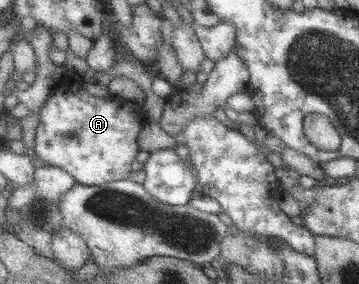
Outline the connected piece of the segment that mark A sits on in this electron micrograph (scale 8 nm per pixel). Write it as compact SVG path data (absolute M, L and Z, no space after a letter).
M66 79L63 82L43 107L35 145L39 159L66 169L83 185L100 186L135 178L134 164L143 150L139 137L148 125L143 105L112 94L106 98L91 95L80 81L70 83L70 87Z

